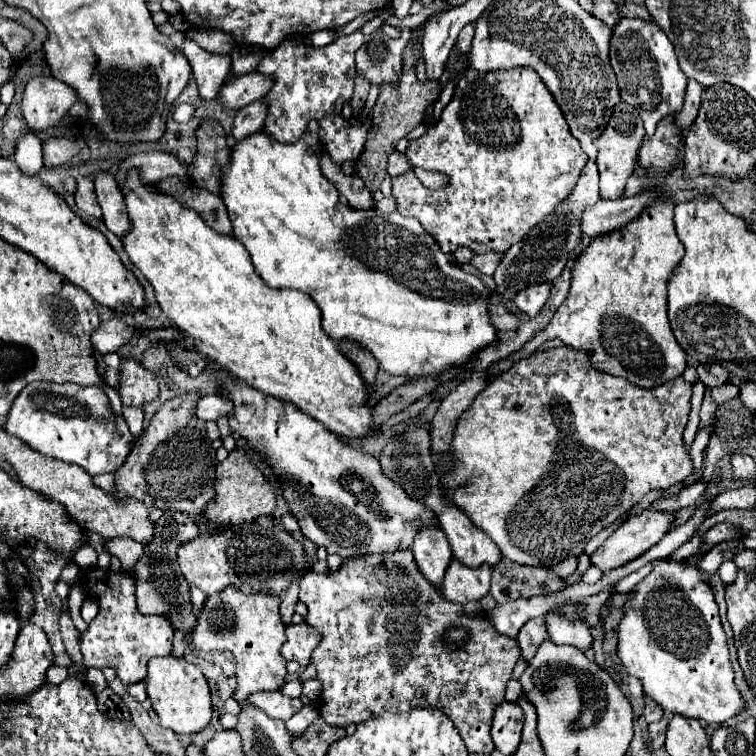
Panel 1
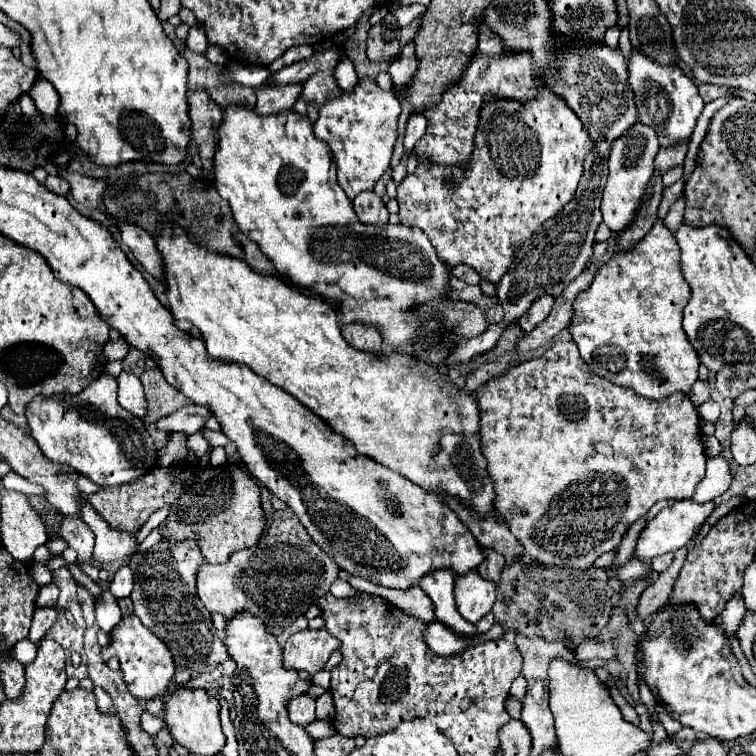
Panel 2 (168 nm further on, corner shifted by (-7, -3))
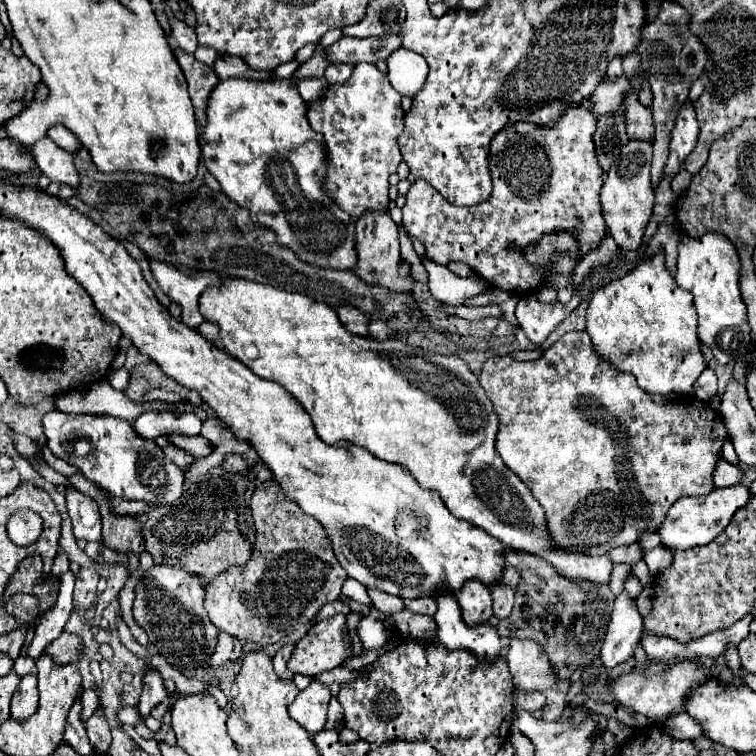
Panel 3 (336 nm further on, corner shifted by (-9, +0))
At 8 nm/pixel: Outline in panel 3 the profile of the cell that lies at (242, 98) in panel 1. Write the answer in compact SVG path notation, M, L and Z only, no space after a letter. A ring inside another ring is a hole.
M385 34L383 38L345 36L327 48L327 56L333 64L335 62L377 64L379 60L387 60L391 56L391 52L395 52L399 48L401 48L401 34Z

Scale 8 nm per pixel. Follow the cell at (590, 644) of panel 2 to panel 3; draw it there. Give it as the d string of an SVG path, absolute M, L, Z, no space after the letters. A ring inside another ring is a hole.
M621 592L615 598L615 618L609 620L605 642L601 648L601 660L607 670L629 660L641 642L643 620L635 606L635 600Z

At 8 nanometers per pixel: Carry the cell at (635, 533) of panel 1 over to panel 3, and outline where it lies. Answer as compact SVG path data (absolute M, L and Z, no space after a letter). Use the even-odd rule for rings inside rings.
M735 484L729 488L715 488L713 492L705 494L705 496L691 496L691 498L681 498L679 502L675 502L675 506L671 506L671 510L667 512L667 518L659 530L661 538L663 538L663 546L669 550L687 550L687 548L695 548L695 546L705 546L707 542L713 542L731 522L733 514L747 506L751 498L751 492L747 486L743 484Z

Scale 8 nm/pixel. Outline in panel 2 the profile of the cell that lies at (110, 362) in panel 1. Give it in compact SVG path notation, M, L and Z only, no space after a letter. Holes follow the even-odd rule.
M103 373L93 385L83 389L79 395L37 395L25 409L27 425L31 431L31 437L37 441L39 449L49 457L53 463L67 463L81 475L89 477L97 485L121 485L131 483L139 475L143 475L147 469L155 465L157 447L153 439L149 437L143 421L131 413L127 413L119 401L117 401L117 379Z

